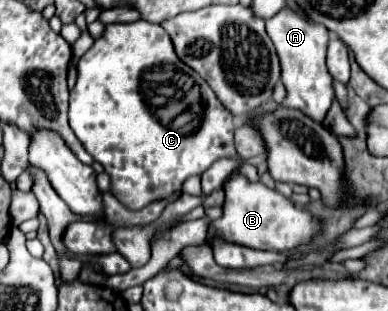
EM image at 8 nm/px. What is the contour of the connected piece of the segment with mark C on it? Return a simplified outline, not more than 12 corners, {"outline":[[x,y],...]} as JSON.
{"outline":[[111,23],[69,123],[137,211],[217,159],[233,115],[161,25]]}

